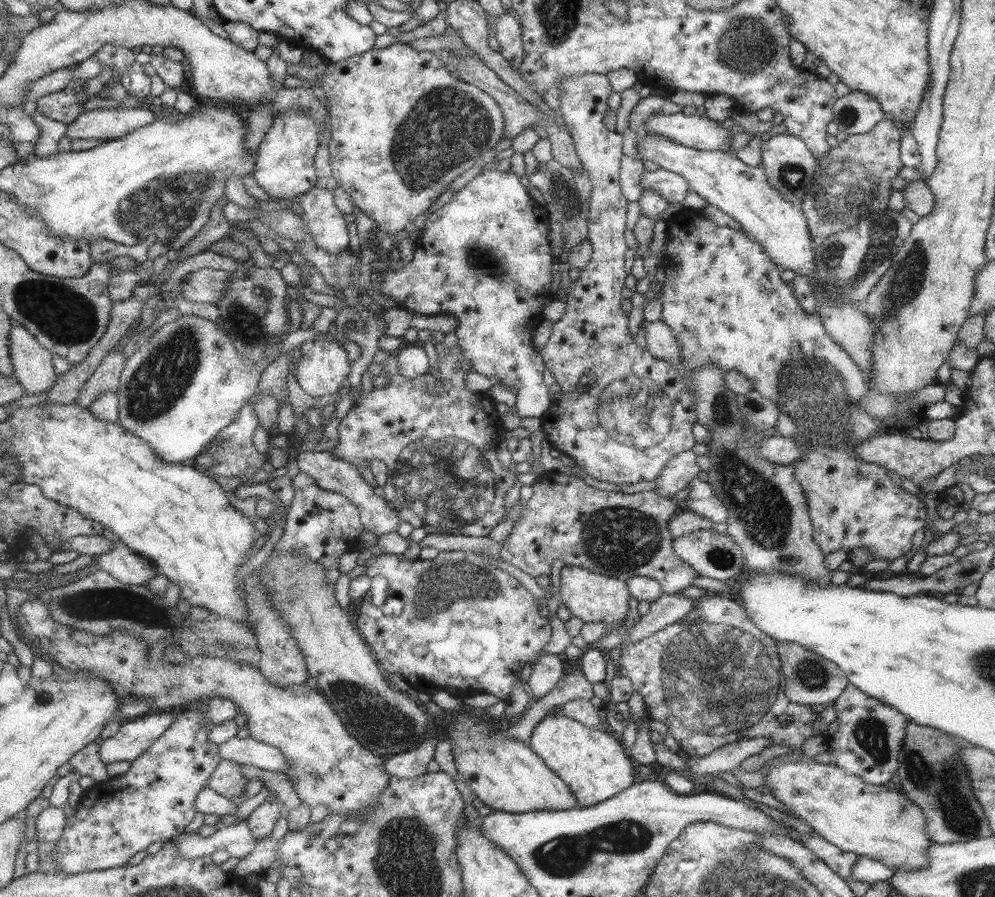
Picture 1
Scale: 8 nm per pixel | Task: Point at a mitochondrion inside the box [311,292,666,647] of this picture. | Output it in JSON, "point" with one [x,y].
{"point":[448,482]}

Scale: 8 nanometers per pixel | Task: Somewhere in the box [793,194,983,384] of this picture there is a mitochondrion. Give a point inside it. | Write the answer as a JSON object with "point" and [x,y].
{"point":[879,230]}

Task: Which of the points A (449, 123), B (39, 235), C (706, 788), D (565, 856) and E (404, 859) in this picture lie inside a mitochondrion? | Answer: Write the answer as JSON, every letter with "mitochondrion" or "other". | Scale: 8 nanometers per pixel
{"A":"mitochondrion","B":"other","C":"other","D":"mitochondrion","E":"mitochondrion"}

